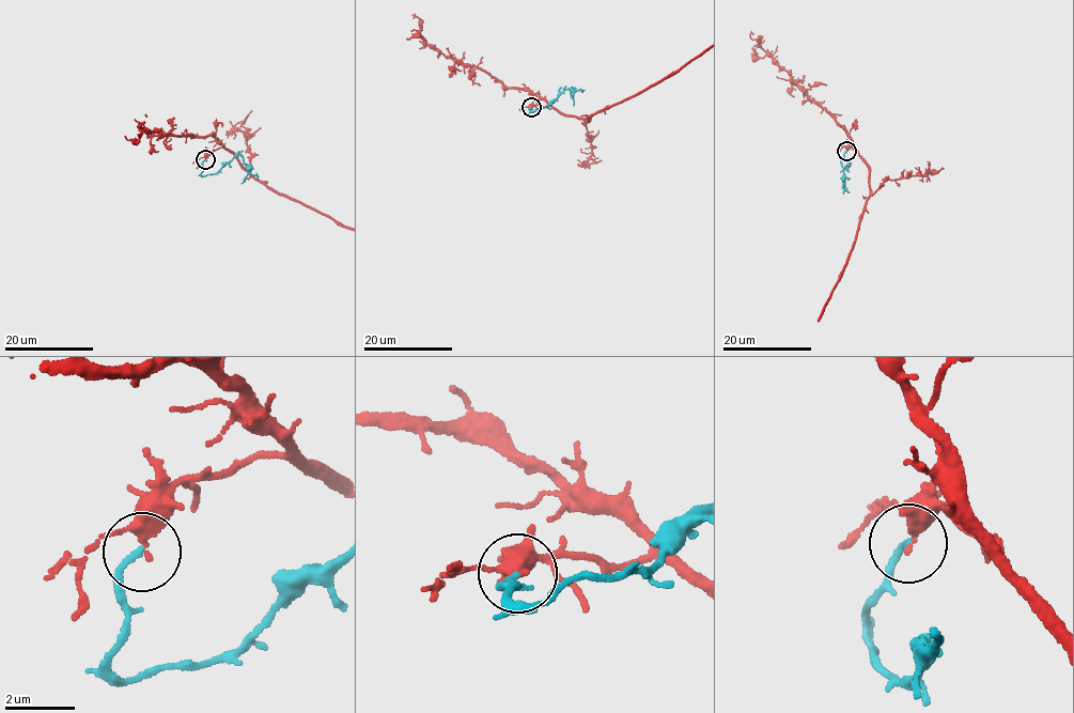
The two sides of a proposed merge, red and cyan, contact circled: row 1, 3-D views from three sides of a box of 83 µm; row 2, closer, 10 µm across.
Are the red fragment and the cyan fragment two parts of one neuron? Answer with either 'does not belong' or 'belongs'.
does not belong

